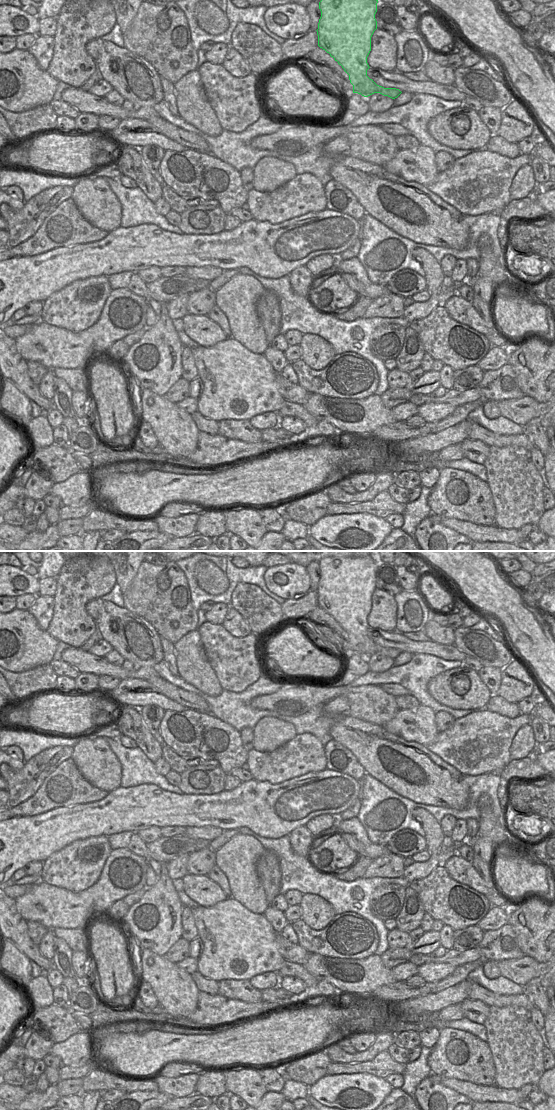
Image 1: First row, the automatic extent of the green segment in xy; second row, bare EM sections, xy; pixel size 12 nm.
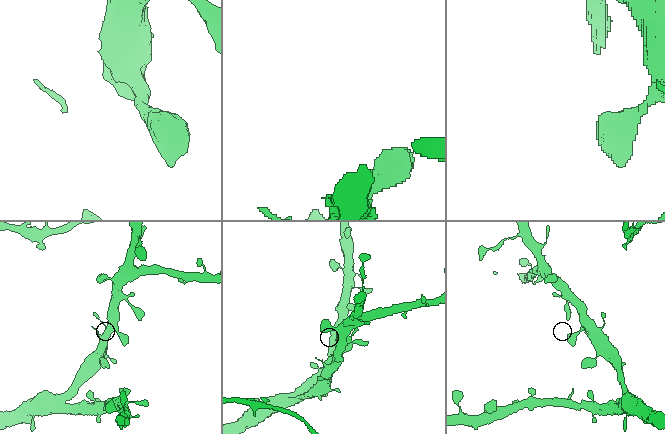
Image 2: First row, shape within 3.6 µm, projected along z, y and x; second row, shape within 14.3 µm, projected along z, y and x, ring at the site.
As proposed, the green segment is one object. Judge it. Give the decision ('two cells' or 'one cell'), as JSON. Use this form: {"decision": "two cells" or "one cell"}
{"decision": "one cell"}

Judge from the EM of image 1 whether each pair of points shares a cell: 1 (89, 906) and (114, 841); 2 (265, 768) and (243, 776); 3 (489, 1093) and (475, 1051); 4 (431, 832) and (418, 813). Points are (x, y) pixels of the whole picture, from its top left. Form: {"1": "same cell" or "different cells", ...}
{"1": "different cells", "2": "different cells", "3": "different cells", "4": "same cell"}

